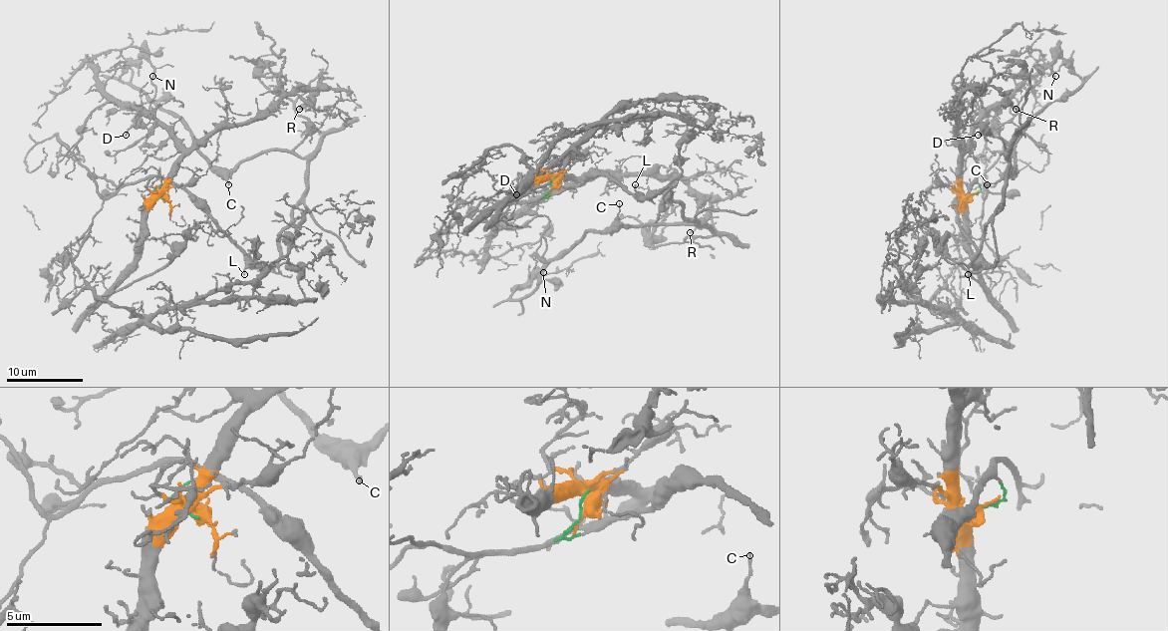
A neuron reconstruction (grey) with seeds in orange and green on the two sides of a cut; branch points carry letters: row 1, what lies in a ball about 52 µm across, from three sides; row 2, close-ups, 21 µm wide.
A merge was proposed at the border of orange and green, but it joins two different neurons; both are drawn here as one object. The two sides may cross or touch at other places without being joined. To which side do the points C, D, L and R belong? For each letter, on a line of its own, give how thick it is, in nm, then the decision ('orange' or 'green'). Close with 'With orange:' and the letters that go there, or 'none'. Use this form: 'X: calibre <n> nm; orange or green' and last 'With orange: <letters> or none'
C: calibre 140 nm; green
D: calibre 130 nm; orange
L: calibre 140 nm; green
R: calibre 120 nm; orange
With orange: D, R

